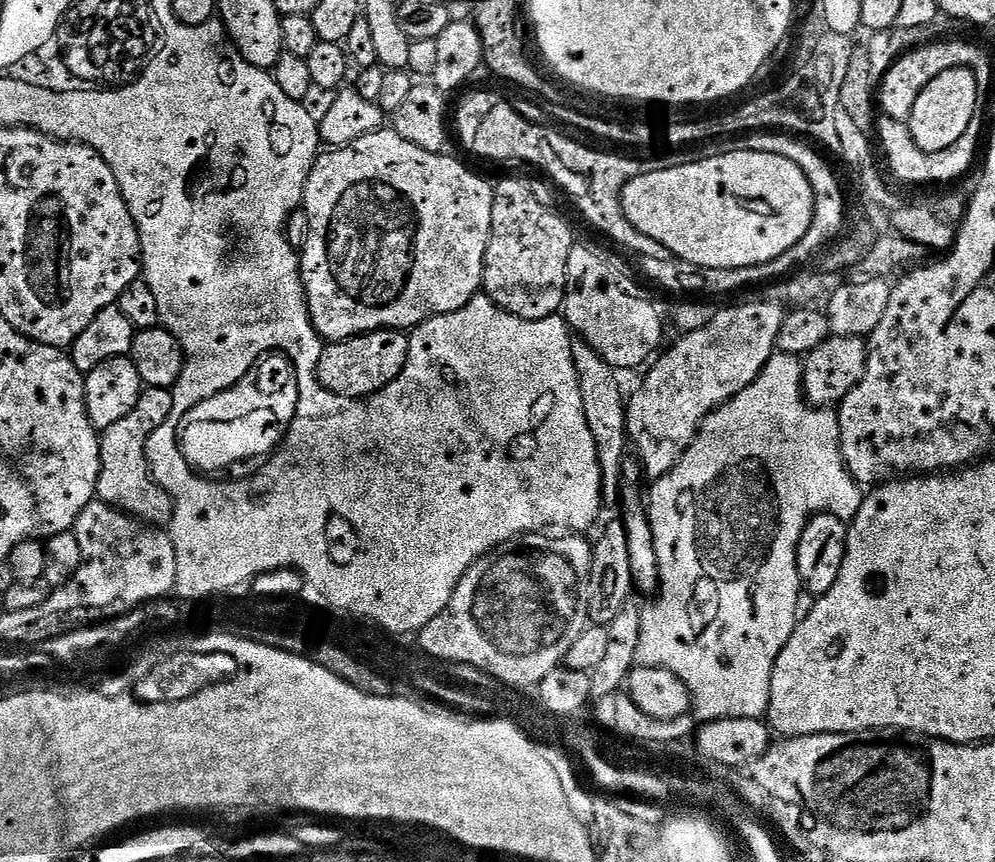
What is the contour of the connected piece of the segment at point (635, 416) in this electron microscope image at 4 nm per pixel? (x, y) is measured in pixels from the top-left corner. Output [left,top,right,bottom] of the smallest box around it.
[627,300,786,478]

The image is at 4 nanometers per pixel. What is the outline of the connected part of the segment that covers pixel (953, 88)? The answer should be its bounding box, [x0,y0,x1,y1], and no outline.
[906,68,977,152]

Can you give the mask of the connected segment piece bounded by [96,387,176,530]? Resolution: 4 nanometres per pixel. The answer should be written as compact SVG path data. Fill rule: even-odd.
M145 387L134 410L130 410L126 418L114 422L114 426L99 433L100 477L96 483L96 496L103 504L161 530L171 525L176 505L172 495L152 476L152 470L148 466L148 440L154 430L158 430L158 426L166 422L170 410L174 410L172 389Z

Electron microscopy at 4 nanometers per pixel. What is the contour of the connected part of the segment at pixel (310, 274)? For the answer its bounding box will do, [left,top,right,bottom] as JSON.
[299,130,492,342]

